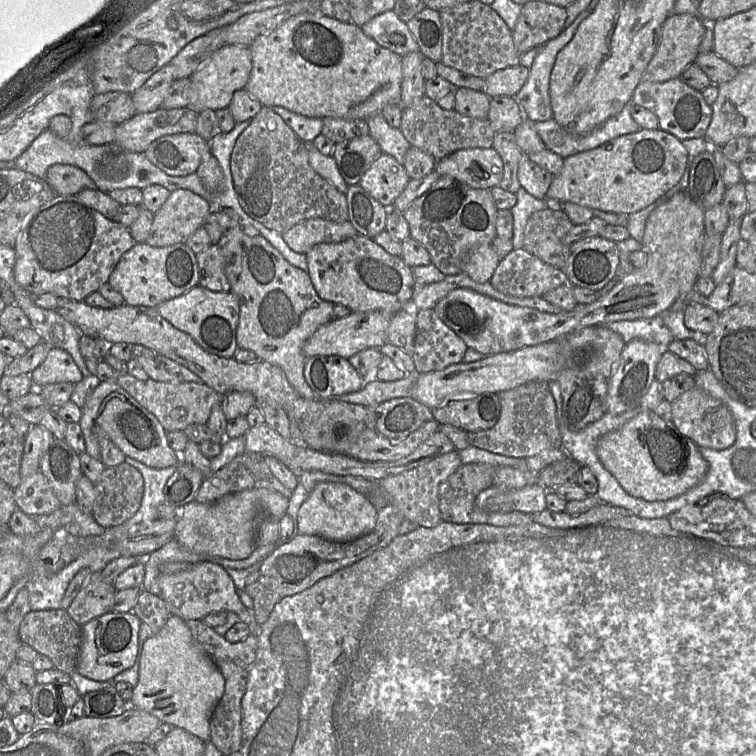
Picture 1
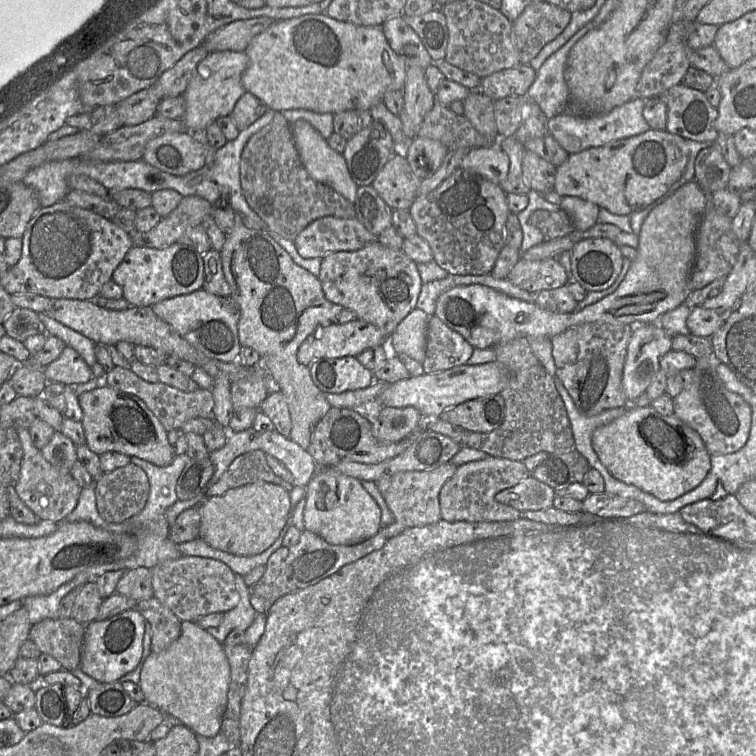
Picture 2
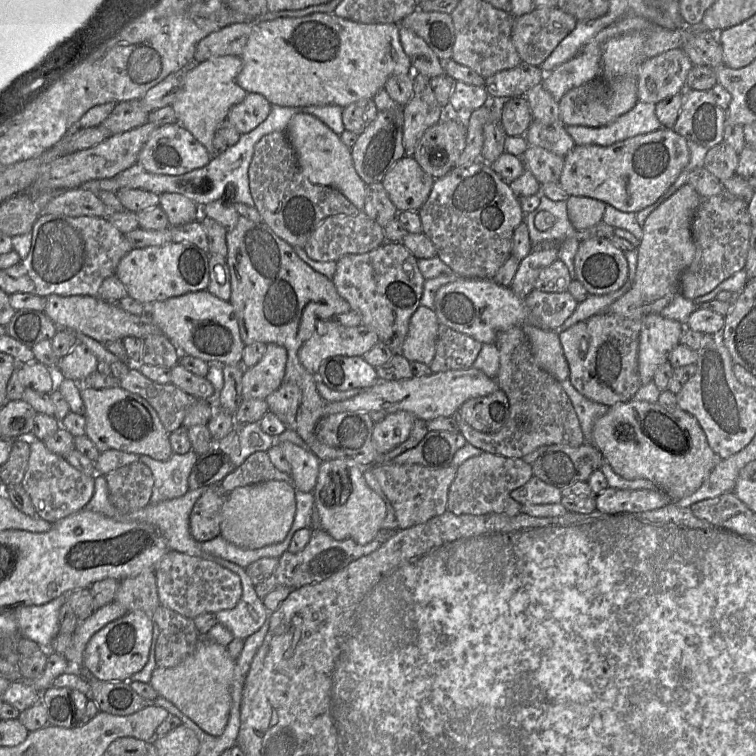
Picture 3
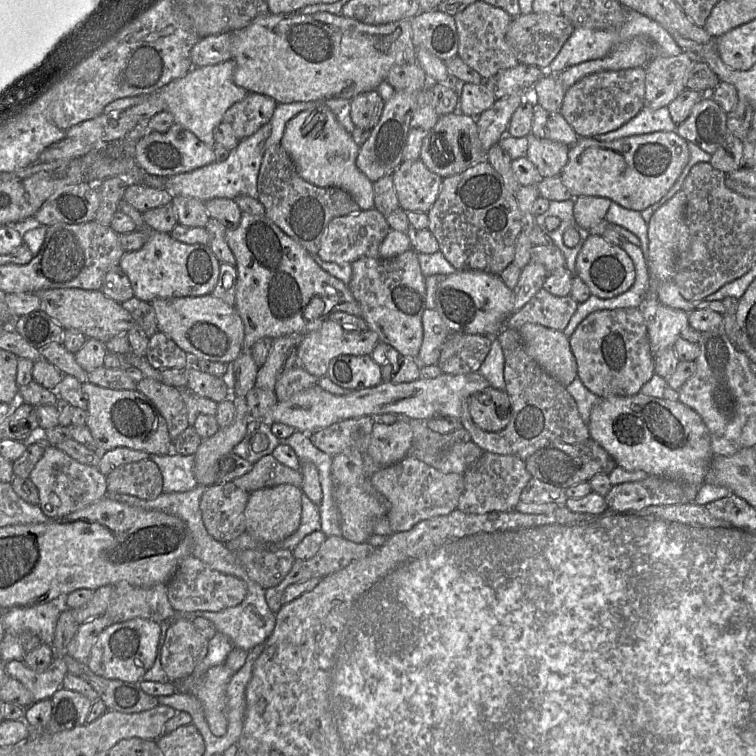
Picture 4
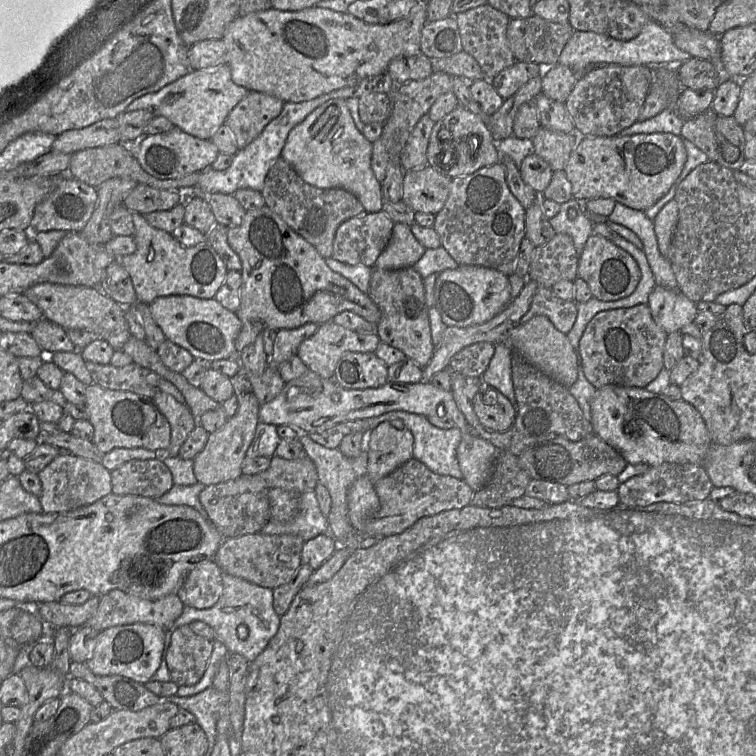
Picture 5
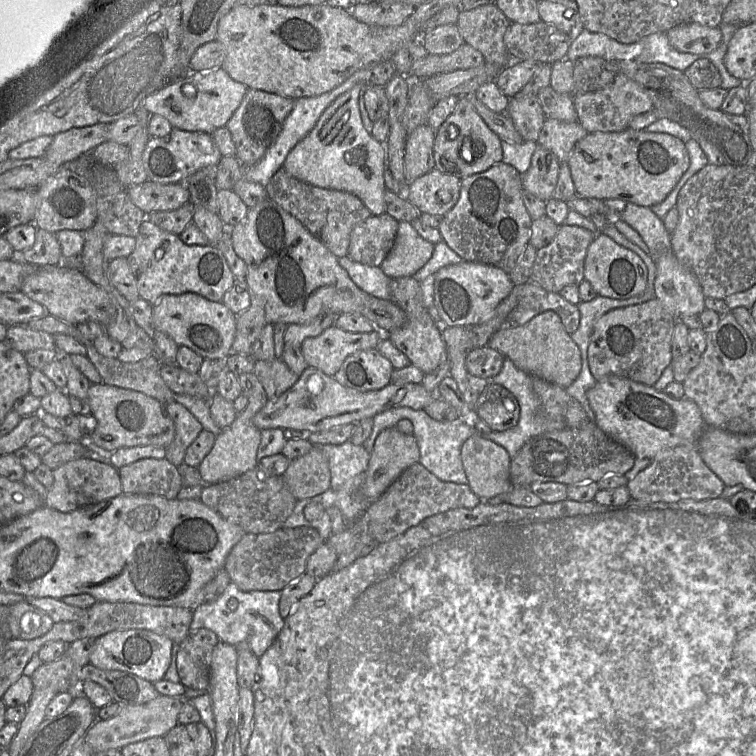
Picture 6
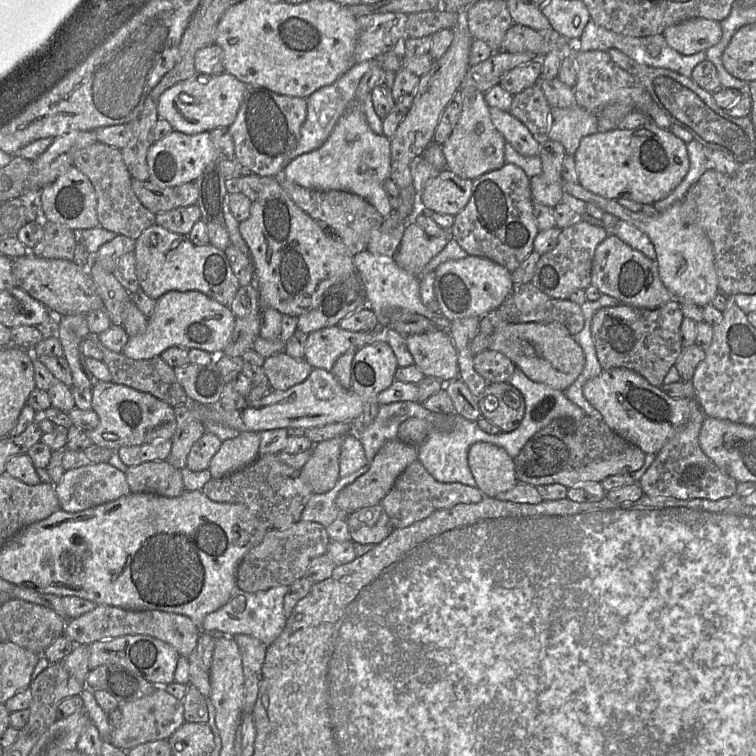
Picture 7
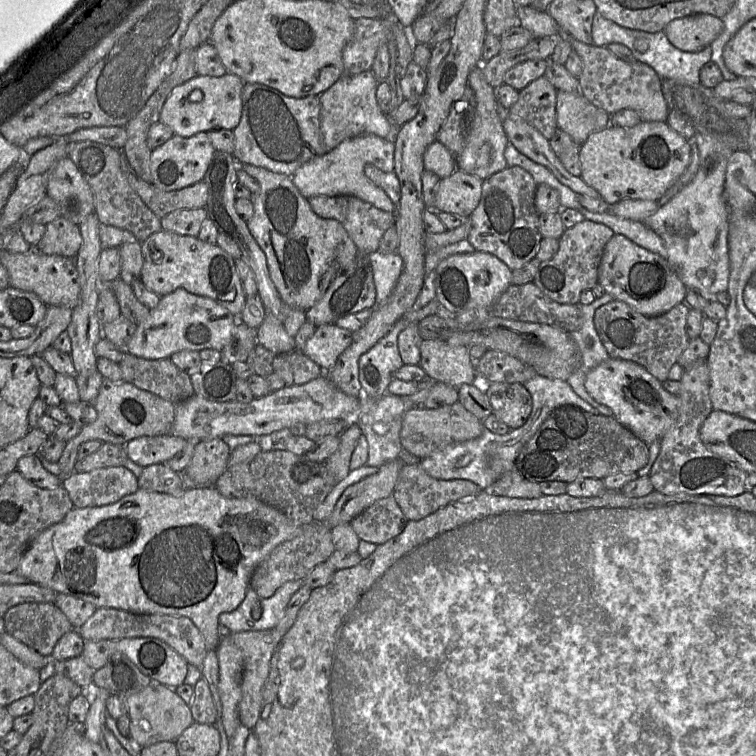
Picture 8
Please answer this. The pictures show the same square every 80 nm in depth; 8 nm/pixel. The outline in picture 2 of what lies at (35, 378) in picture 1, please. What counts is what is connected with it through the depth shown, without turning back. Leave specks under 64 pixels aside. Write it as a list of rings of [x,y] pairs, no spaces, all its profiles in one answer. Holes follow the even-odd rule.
[[[65,347],[59,357],[43,368],[48,382],[77,385],[92,378],[91,367],[71,347]]]

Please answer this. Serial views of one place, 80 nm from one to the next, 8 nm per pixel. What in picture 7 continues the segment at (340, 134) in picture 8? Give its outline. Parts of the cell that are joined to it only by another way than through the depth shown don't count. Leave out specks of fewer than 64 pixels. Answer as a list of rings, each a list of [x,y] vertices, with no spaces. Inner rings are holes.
[[[380,56],[371,61],[355,64],[333,84],[317,90],[308,98],[306,98],[307,116],[300,130],[300,140],[298,145],[296,149],[290,154],[290,158],[295,158],[296,156],[303,153],[318,149],[327,140],[338,120],[350,107],[361,109],[365,115],[370,129],[375,134],[383,135],[382,119],[376,114],[374,110],[370,92],[366,93],[362,97],[357,97],[358,84],[363,75],[371,69],[373,64],[380,64],[381,66]]]

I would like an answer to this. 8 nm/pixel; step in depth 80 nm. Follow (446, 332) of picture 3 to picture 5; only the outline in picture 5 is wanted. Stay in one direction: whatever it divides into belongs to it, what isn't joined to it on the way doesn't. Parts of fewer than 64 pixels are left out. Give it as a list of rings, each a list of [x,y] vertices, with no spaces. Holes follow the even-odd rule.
[[[479,342],[463,348],[451,358],[448,370],[465,377],[481,378],[494,355],[495,344]]]

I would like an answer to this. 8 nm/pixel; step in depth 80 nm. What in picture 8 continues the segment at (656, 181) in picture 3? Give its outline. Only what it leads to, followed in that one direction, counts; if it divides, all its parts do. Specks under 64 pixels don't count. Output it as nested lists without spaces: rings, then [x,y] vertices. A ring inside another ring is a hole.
[[[641,121],[628,128],[610,125],[588,136],[580,146],[580,177],[596,190],[608,205],[629,198],[658,201],[688,167],[691,160],[691,143],[665,121]]]

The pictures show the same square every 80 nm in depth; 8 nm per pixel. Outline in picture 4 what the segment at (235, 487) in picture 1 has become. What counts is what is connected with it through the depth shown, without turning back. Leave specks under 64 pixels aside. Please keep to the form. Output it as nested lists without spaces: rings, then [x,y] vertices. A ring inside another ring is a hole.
[[[268,454],[258,459],[252,469],[237,477],[233,483],[249,492],[280,484],[301,486],[303,476],[298,468],[291,468],[280,463],[273,455]]]

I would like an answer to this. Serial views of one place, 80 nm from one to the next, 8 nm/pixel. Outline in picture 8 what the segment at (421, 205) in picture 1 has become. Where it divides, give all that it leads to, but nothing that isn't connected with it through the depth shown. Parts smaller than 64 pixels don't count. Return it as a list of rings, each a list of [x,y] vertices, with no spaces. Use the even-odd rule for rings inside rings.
[[[507,166],[483,180],[480,201],[469,216],[471,230],[467,240],[475,251],[496,256],[512,271],[536,257],[543,238],[535,208],[536,188],[533,177],[519,166]]]

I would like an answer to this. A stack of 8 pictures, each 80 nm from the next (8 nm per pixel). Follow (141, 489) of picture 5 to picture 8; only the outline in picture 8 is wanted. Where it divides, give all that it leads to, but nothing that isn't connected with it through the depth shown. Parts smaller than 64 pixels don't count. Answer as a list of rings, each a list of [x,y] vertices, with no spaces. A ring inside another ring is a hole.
[[[166,463],[151,464],[143,467],[138,476],[140,489],[176,494],[184,490],[180,473],[171,469]]]

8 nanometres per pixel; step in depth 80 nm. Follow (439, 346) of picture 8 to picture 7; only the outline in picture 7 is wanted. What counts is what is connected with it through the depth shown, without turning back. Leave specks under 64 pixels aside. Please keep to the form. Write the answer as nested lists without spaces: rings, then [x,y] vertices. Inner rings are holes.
[[[448,331],[406,336],[406,345],[414,364],[426,377],[435,377],[444,383],[459,379],[458,353]]]

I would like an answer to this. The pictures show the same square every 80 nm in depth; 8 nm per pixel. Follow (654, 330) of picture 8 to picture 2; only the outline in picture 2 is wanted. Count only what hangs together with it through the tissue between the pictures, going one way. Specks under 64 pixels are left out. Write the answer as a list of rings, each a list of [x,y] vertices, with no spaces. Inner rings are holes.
[[[591,322],[570,327],[551,338],[555,377],[563,383],[582,415],[591,417],[628,405],[622,374],[633,328],[631,324]]]

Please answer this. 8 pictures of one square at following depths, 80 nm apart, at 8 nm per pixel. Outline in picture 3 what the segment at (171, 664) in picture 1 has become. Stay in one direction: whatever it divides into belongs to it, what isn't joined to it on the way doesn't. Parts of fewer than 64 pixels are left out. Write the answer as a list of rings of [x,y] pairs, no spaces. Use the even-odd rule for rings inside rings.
[[[201,638],[195,650],[179,665],[172,668],[156,667],[149,684],[160,697],[173,703],[204,732],[220,736],[229,720],[235,664],[225,646]]]

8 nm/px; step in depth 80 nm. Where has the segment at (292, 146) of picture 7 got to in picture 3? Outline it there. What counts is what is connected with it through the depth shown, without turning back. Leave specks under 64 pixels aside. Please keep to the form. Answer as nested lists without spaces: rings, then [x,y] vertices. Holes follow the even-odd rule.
[[[248,93],[244,100],[231,108],[227,120],[242,135],[251,132],[269,115],[272,105],[258,93]]]

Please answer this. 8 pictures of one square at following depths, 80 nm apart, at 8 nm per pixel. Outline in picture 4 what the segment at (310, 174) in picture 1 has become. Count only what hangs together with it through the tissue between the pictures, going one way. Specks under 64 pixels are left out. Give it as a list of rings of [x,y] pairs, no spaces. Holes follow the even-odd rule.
[[[281,144],[269,147],[264,152],[257,178],[257,191],[265,216],[311,255],[318,256],[321,239],[333,218],[356,214],[361,210],[343,189],[318,187],[301,178]]]

